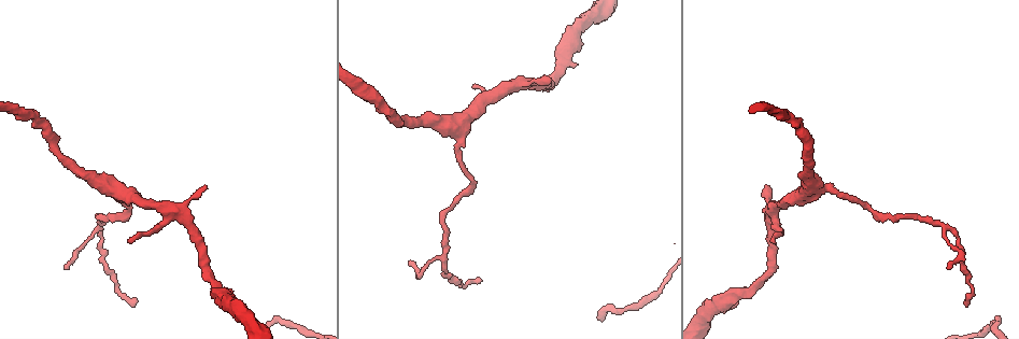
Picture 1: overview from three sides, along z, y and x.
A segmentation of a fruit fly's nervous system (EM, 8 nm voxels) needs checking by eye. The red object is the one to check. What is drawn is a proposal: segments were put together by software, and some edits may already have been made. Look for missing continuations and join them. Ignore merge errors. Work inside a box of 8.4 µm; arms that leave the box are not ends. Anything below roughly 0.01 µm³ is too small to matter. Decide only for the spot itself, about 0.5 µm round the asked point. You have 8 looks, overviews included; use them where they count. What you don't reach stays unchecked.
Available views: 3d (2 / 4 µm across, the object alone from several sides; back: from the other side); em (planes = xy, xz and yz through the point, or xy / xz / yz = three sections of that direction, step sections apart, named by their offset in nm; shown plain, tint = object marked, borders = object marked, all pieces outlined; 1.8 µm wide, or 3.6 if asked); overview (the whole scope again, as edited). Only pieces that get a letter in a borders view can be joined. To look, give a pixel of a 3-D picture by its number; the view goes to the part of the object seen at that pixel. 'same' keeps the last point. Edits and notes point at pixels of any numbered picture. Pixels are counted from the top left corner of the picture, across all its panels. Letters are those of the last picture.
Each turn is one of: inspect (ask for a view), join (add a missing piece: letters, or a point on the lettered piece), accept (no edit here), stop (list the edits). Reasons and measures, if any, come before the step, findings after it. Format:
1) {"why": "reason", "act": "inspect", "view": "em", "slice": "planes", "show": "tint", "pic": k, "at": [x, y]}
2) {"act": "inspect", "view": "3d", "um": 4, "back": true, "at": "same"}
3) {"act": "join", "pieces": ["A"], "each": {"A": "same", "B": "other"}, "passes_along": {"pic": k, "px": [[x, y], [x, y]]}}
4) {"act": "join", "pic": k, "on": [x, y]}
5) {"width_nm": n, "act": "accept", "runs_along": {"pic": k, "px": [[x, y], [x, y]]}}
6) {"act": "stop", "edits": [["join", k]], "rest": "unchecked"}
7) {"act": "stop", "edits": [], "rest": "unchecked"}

{"why": "calibre changes", "act": "inspect", "view": "em", "slice": "yz", "step": 4, "show": "tint", "pic": 1, "at": [804, 176]}

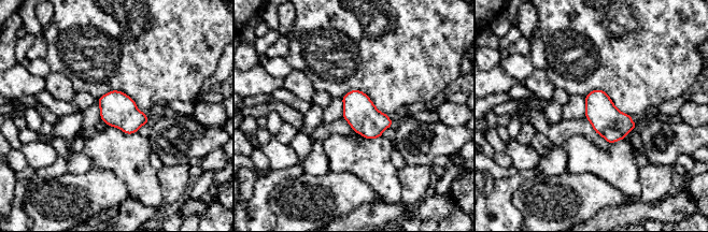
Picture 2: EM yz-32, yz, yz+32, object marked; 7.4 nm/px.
{"why": "another direction", "act": "inspect", "view": "em", "slice": "planes", "show": "borders", "at": "same"}

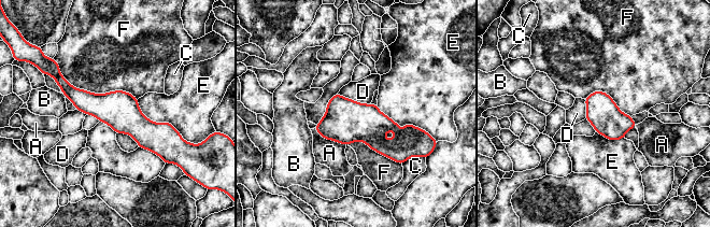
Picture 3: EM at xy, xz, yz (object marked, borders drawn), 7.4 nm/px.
{"width_nm": 240, "act": "accept", "each": {"A": "other", "B": "other", "C": "other", "D": "other", "E": "other", "F": "other"}, "runs_along": {"pic": 3, "px": [[59, 82], [150, 136], [175, 136]]}, "found": "none of them fits"}

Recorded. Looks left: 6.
{"why": "branch stops here", "act": "inspect", "view": "em", "slice": "yz", "step": 8, "show": "borders", "pic": 1, "at": [66, 269]}

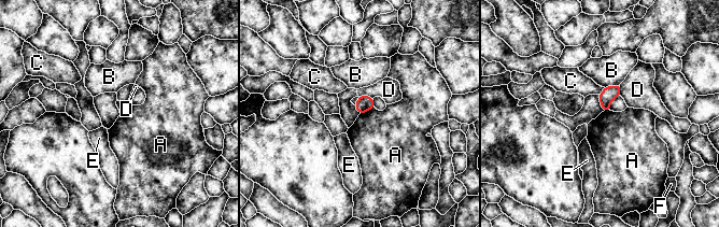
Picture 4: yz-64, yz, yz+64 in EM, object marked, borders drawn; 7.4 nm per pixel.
{"act": "accept", "each": {"A": "other", "B": "other", "C": "other", "D": "other", "E": "other", "F": "other"}, "border": {"pic": 4, "px": [[374, 107], [360, 114]]}, "found": "no lettered piece goes on from it"}

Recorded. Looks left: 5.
{"act": "inspect", "view": "em", "slice": "planes", "show": "plain", "pic": 1, "at": [764, 187]}

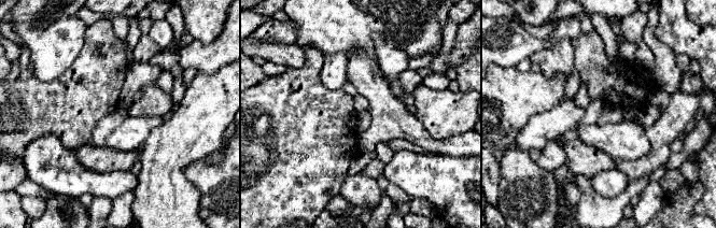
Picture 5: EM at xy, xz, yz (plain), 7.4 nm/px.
{"why": "see the neighbours", "act": "inspect", "view": "em", "slice": "planes", "show": "borders", "at": "same"}

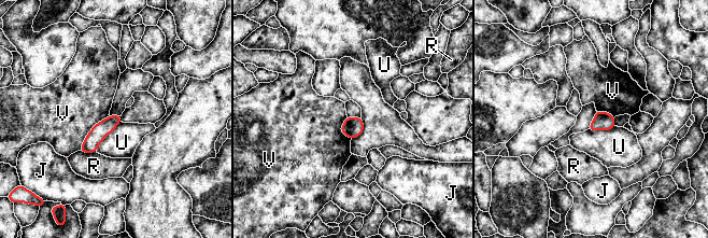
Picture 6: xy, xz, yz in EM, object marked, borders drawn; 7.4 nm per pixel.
{"act": "accept", "each": {"J": "other", "R": "other", "U": "other", "V": "other"}, "border": {"pic": 6, "px": [[109, 115], [91, 128], [78, 150]]}, "found": "none of them fits"}

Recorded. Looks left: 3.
{"act": "stop", "edits": [], "rest": "unchecked"}

